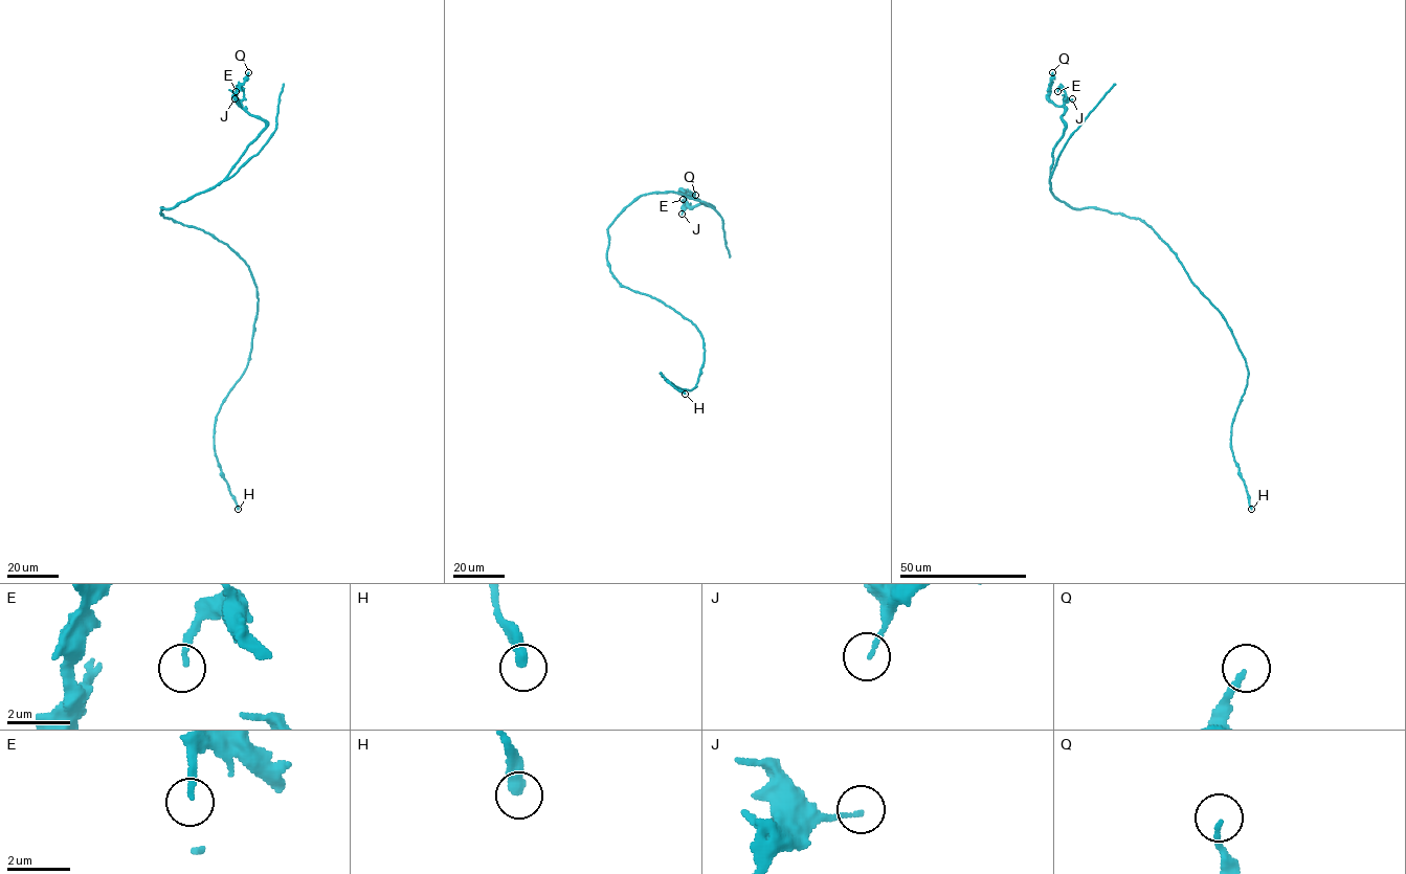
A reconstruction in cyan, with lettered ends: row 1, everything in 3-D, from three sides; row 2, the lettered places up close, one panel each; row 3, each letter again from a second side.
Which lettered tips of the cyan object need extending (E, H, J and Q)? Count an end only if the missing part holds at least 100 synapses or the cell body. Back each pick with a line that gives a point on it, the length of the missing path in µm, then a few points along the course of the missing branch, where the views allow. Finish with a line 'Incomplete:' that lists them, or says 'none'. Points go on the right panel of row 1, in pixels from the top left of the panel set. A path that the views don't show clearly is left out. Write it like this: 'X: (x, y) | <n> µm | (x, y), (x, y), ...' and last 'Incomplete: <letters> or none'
Incomplete: none

